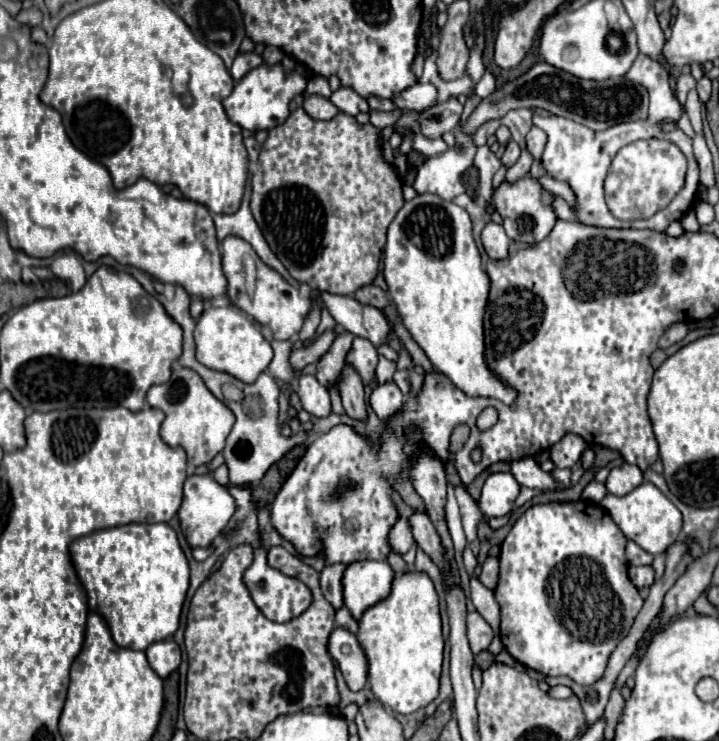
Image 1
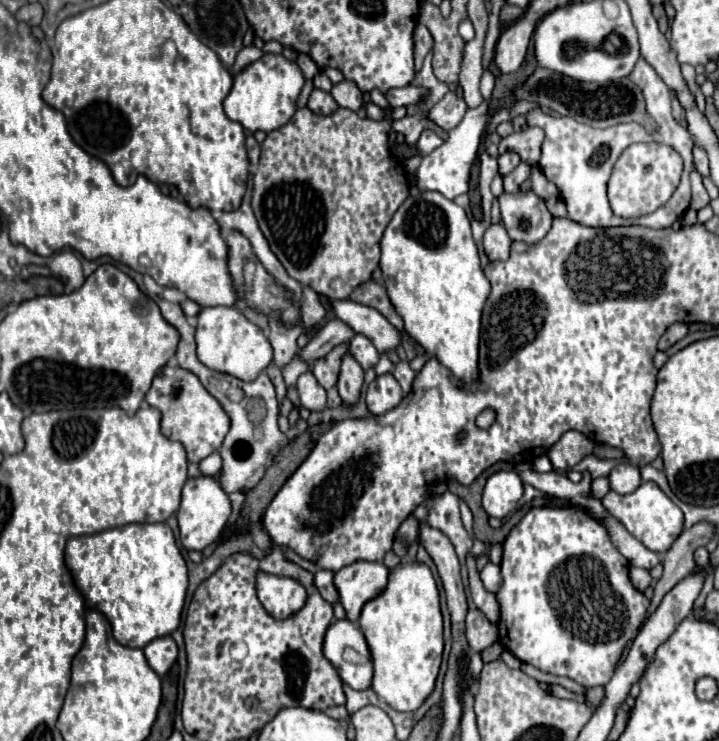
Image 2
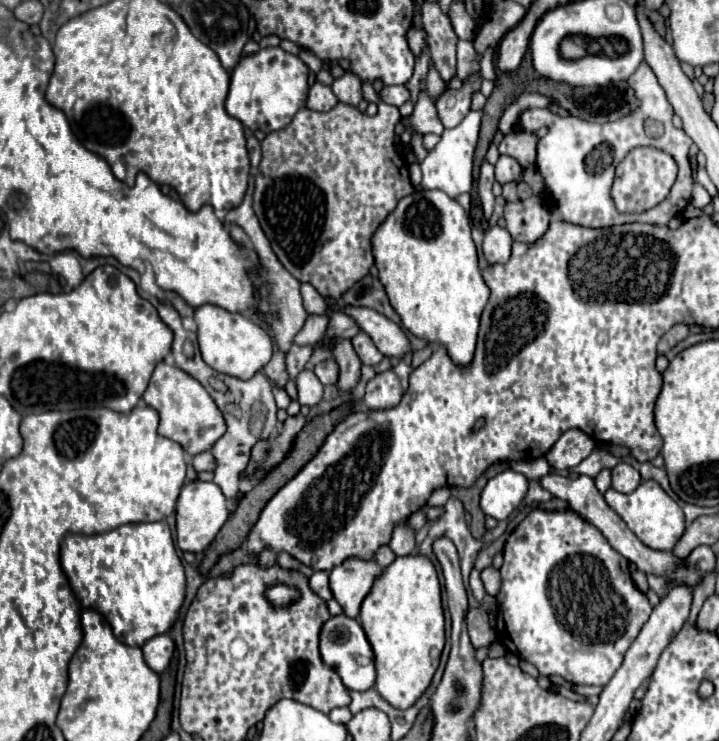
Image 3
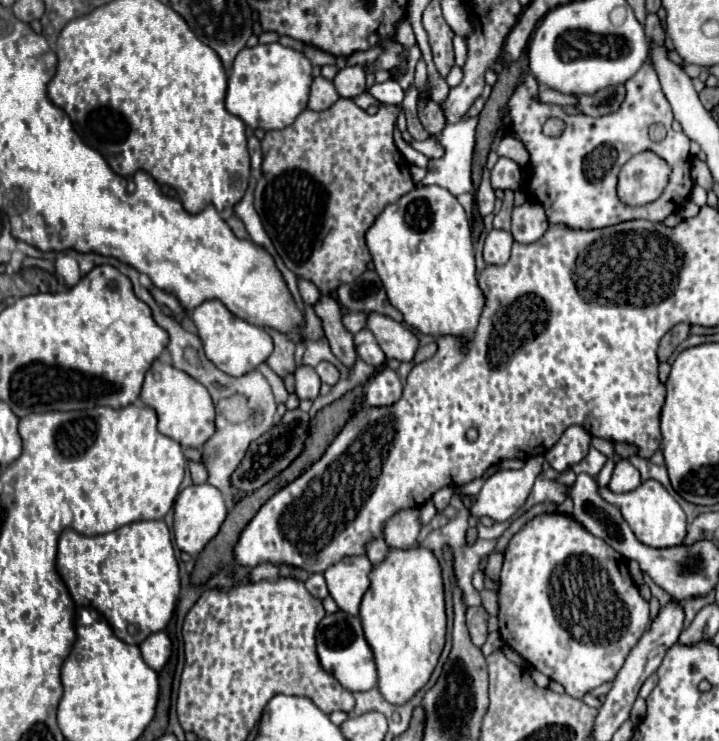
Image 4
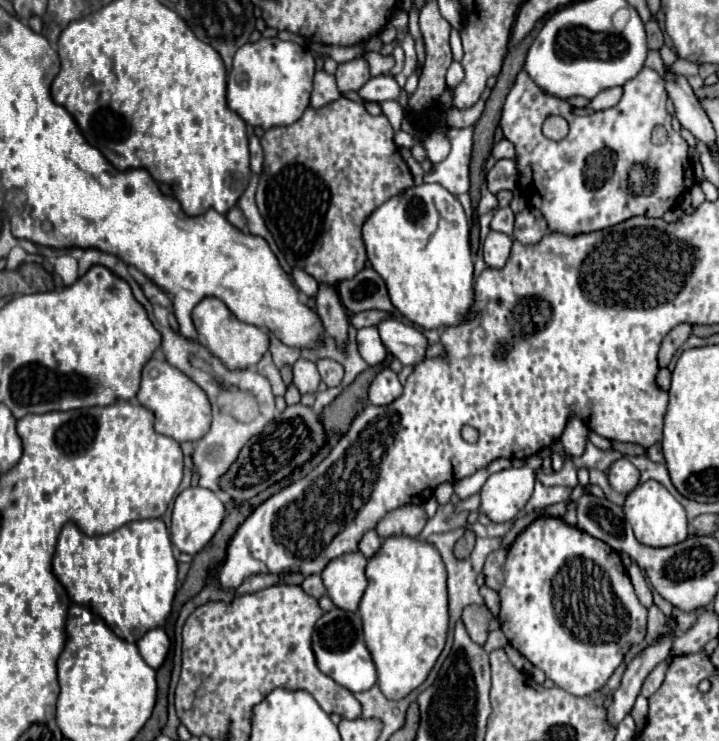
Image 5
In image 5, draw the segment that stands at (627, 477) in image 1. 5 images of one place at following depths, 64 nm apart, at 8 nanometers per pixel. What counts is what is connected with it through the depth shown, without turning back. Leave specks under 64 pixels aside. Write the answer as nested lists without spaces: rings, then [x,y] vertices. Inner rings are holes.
[[[620,458],[620,460],[614,460],[614,462],[610,464],[610,468],[606,470],[606,478],[608,478],[610,486],[612,486],[616,492],[628,494],[628,492],[632,492],[632,490],[638,486],[640,472],[638,472],[638,468],[636,468],[630,460]]]

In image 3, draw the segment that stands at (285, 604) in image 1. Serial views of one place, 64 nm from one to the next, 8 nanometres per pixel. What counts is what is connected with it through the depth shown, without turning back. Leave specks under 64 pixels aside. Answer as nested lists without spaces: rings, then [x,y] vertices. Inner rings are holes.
[[[276,584],[276,586],[268,588],[268,592],[266,592],[266,598],[268,598],[272,604],[276,604],[276,606],[282,606],[282,604],[288,604],[288,602],[292,602],[294,598],[298,598],[298,592],[296,592],[294,588],[290,588],[290,586]]]

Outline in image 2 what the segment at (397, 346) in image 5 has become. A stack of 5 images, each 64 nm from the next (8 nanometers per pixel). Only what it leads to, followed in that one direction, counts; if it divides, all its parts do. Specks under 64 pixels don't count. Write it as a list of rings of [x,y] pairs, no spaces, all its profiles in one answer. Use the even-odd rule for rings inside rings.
[[[334,300],[332,306],[336,318],[346,322],[354,332],[370,338],[378,352],[392,352],[400,344],[400,332],[378,310],[352,300]]]

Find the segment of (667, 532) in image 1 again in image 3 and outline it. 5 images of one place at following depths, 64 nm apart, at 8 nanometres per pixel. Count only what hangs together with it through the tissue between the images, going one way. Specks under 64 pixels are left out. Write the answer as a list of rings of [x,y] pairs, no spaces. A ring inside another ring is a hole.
[[[654,480],[642,482],[634,492],[622,494],[616,490],[606,490],[604,500],[618,516],[628,524],[628,528],[648,546],[654,550],[672,550],[680,536],[684,534],[684,512],[682,508],[662,490],[662,486]]]

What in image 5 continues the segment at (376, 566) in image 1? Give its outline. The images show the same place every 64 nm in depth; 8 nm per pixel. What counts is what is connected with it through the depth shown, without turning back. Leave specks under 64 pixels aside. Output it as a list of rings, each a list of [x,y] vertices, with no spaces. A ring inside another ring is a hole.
[[[360,552],[338,556],[336,560],[332,560],[332,564],[328,564],[328,568],[324,568],[320,578],[334,606],[350,612],[358,610],[360,598],[368,584],[364,570],[366,558]]]

